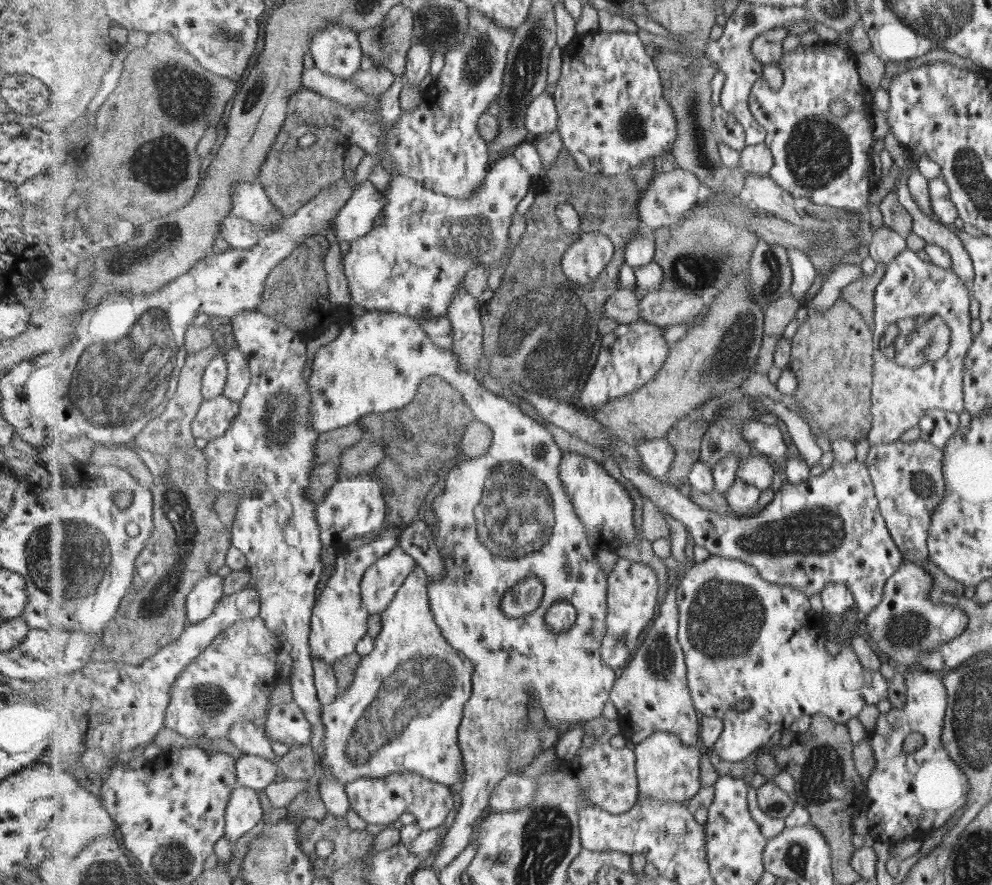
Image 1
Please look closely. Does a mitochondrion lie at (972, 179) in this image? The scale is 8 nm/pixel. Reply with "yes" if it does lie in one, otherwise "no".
yes

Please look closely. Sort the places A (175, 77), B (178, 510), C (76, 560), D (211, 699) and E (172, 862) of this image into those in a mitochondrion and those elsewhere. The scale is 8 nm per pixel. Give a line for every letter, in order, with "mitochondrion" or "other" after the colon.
A: mitochondrion
B: mitochondrion
C: mitochondrion
D: mitochondrion
E: mitochondrion

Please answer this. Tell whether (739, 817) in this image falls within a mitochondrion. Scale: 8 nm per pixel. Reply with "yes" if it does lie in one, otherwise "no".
no

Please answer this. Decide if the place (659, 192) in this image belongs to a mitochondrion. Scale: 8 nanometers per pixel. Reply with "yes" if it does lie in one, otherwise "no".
no

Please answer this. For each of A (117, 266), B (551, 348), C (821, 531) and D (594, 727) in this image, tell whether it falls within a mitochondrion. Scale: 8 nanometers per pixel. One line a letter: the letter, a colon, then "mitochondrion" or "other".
A: other
B: mitochondrion
C: mitochondrion
D: other

